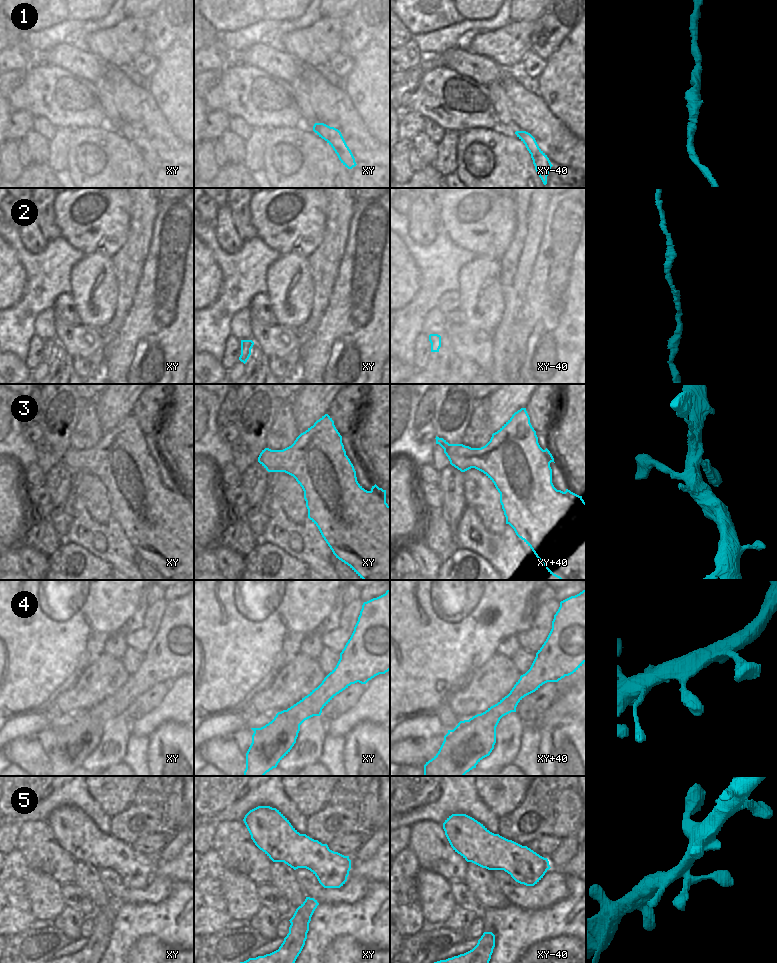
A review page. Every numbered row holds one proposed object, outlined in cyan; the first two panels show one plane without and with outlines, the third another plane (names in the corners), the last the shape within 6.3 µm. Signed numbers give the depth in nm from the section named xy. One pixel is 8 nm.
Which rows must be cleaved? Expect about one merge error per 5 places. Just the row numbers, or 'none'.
none

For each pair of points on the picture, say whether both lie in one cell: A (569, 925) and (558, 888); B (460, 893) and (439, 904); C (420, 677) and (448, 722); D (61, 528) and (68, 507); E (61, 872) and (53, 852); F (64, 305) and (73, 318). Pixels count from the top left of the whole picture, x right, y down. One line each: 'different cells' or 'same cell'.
A: different cells
B: different cells
C: different cells
D: same cell
E: same cell
F: same cell

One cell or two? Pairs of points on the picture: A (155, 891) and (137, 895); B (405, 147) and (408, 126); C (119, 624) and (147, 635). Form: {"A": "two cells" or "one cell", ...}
{"A": "one cell", "B": "two cells", "C": "two cells"}

